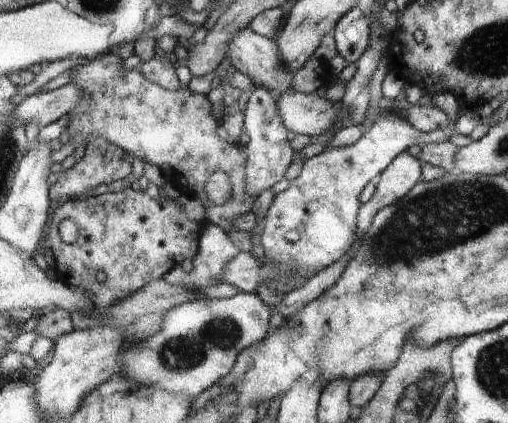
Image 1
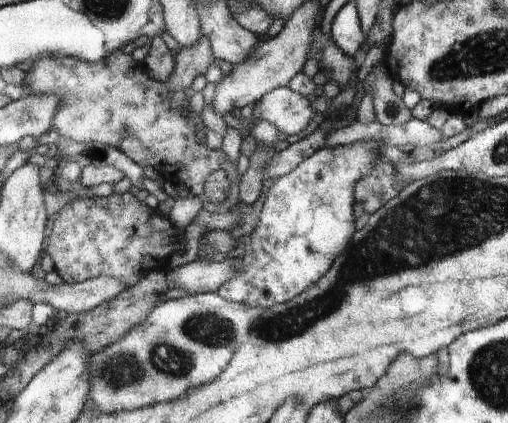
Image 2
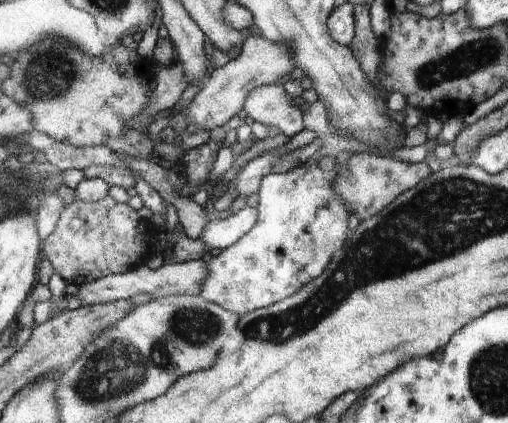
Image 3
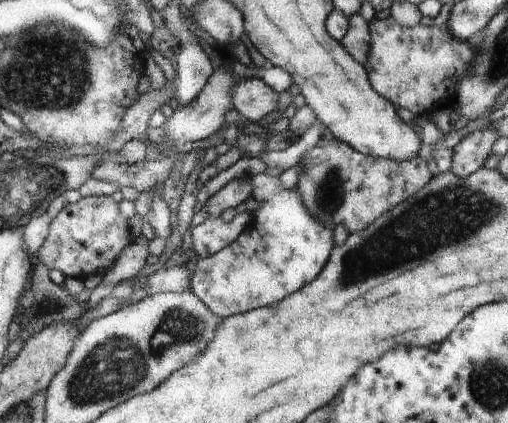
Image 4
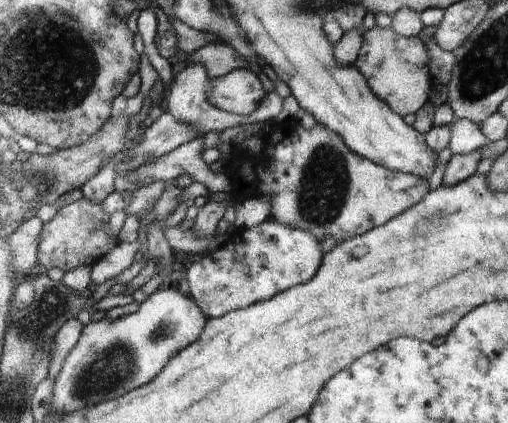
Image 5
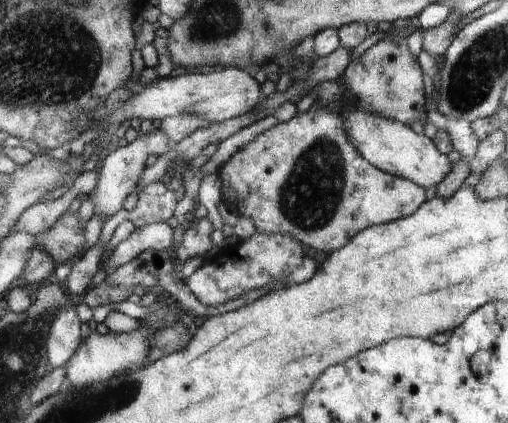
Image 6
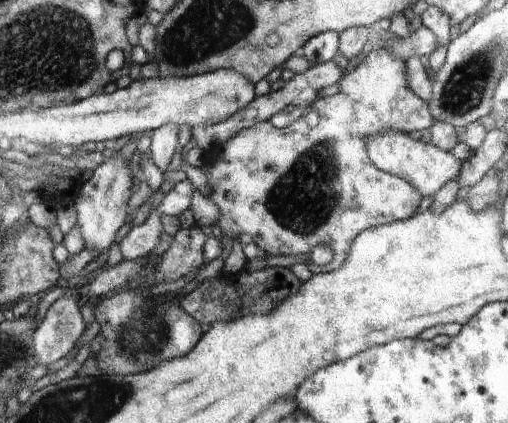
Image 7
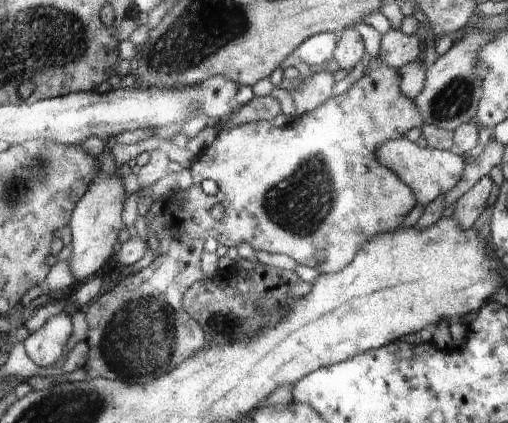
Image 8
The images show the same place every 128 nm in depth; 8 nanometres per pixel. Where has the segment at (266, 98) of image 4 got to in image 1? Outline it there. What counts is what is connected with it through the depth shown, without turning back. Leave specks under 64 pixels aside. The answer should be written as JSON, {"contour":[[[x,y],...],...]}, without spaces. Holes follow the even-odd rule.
{"contour":[[[293,91],[278,95],[275,101],[282,124],[296,135],[316,138],[327,134],[340,115],[340,106],[326,100],[321,92],[301,94]]]}

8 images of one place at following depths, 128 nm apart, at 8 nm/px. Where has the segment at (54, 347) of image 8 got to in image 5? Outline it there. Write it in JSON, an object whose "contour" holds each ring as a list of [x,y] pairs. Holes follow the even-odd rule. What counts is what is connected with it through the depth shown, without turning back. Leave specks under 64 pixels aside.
{"contour":[[[72,318],[64,324],[64,328],[56,336],[56,350],[51,355],[50,379],[56,381],[74,348],[78,346],[84,333],[84,322],[80,318]]]}

